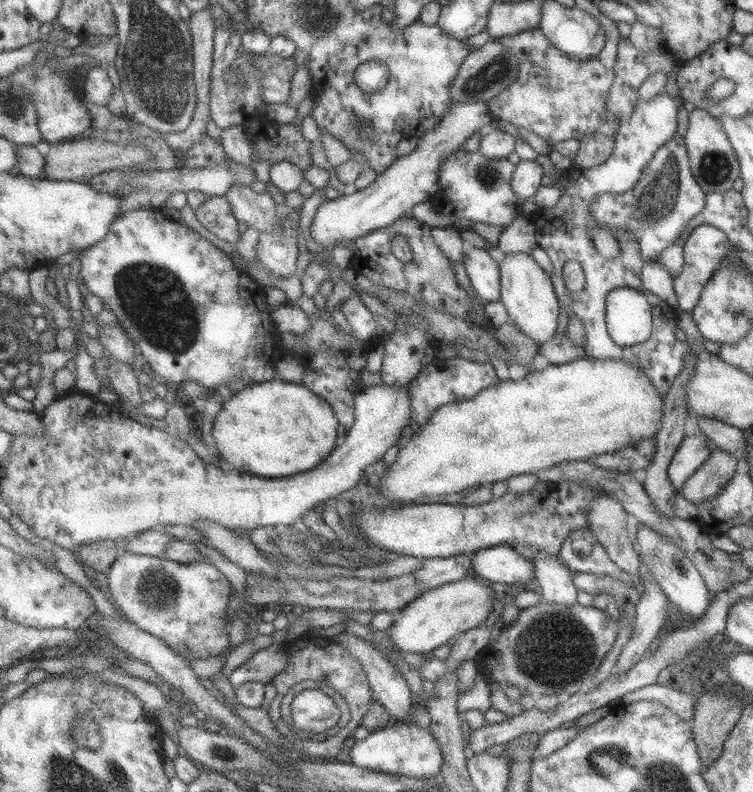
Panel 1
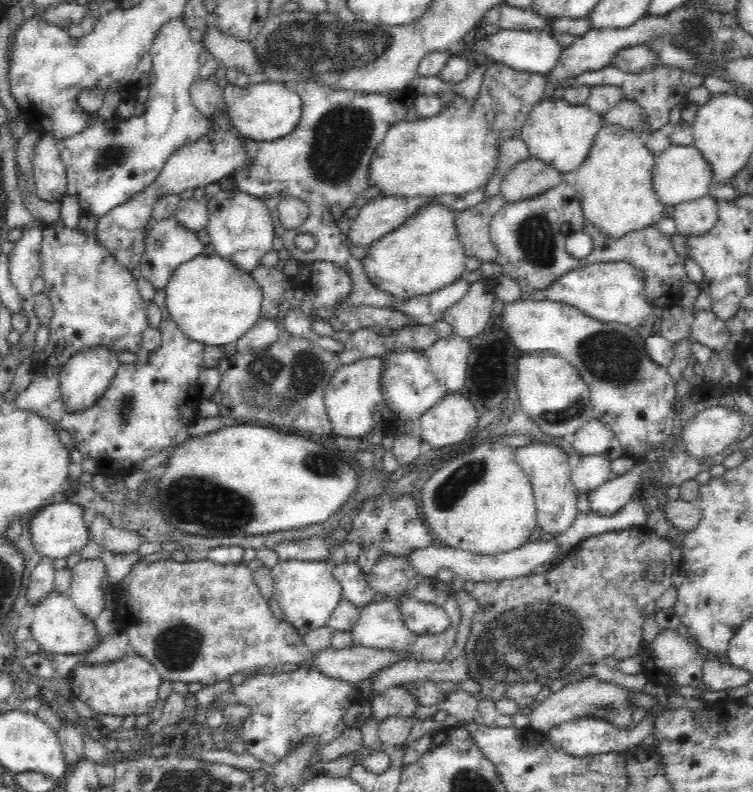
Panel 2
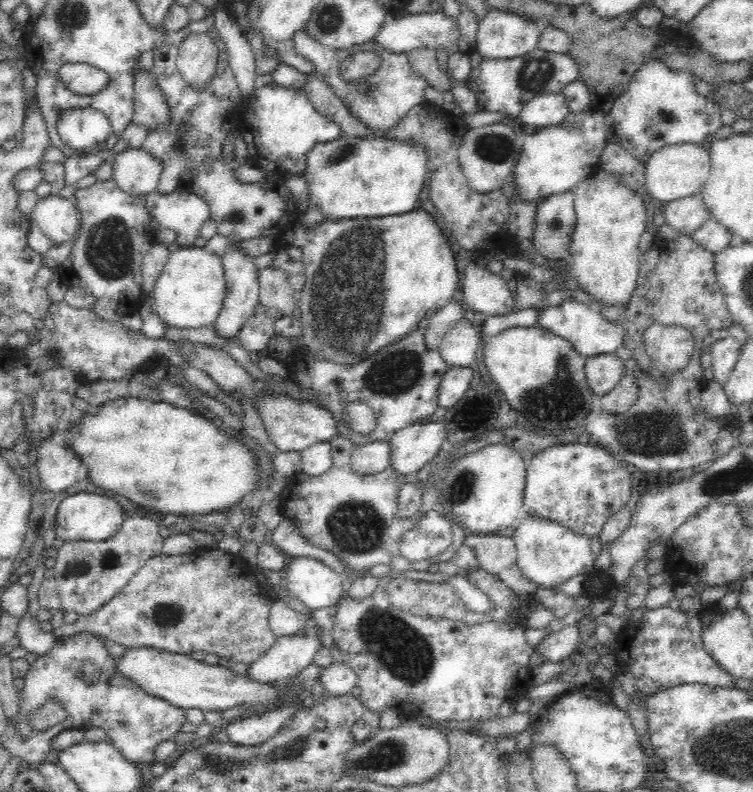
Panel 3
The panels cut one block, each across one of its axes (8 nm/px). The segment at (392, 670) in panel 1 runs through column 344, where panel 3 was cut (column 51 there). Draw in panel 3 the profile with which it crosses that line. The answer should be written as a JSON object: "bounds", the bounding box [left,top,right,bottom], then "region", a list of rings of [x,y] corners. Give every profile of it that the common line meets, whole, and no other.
{"bounds":[16,608,57,655],"region":[[[30,608],[24,611],[22,618],[19,618],[16,636],[20,640],[19,646],[38,655],[44,654],[57,639],[52,632],[42,630],[40,620],[30,614]]]}

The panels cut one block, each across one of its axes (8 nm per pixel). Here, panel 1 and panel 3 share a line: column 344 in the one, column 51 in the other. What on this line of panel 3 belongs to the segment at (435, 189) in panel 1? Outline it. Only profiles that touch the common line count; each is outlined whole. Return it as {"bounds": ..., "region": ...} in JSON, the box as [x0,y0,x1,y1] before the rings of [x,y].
{"bounds":[31,193,80,245],"region":[[[52,193],[38,200],[31,220],[53,244],[61,245],[77,234],[80,224],[78,215],[75,201]]]}

